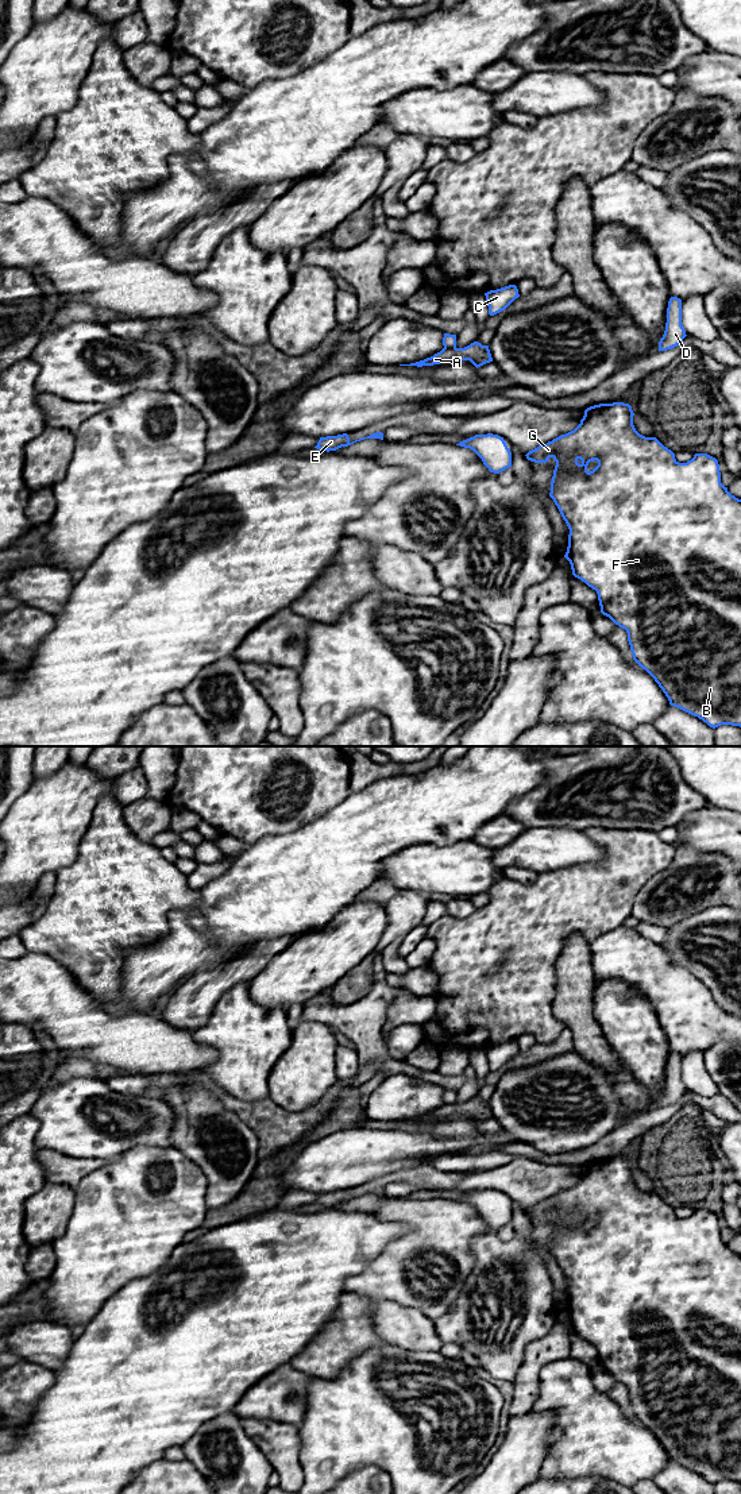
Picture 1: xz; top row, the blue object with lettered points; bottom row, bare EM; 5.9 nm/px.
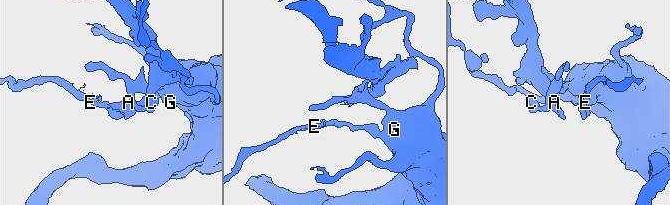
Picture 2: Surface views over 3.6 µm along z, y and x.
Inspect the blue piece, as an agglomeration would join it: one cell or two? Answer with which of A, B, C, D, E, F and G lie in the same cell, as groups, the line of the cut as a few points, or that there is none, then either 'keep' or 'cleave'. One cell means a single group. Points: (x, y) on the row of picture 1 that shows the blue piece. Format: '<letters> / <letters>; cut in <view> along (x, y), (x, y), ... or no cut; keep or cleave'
A / B C D E F G; cut in xz along (455, 346), (444, 348); cleave

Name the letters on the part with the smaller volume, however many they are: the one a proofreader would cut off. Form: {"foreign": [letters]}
{"foreign": ["A"]}

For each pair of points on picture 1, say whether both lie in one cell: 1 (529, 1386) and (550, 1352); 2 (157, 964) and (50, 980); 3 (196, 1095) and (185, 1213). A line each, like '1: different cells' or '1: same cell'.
1: same cell
2: different cells
3: different cells

